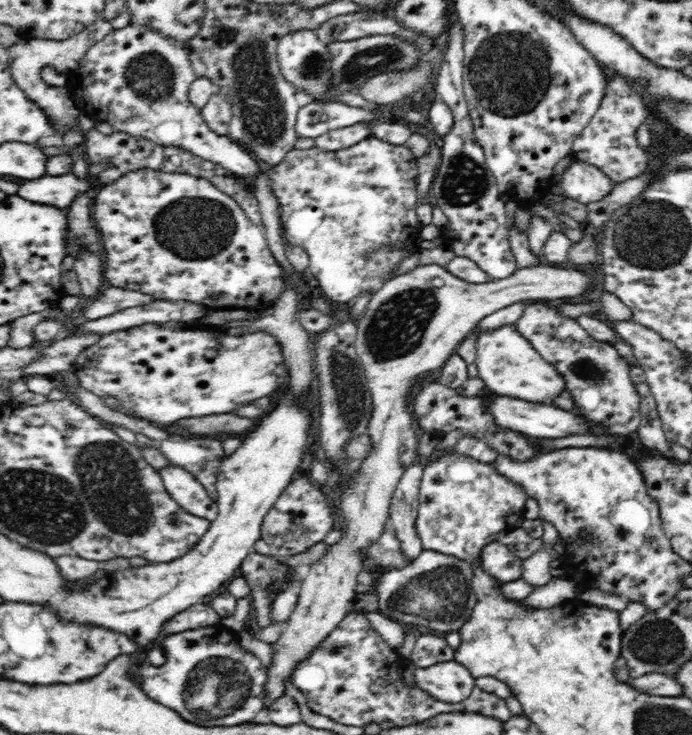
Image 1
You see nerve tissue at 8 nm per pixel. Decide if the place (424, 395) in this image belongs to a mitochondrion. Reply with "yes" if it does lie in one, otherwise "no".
no

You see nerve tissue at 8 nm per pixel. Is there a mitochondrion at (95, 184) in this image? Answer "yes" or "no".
no

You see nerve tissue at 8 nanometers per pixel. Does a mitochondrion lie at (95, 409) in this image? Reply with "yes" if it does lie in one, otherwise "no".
no

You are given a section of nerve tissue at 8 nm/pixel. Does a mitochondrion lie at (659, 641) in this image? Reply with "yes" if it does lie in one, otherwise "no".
yes

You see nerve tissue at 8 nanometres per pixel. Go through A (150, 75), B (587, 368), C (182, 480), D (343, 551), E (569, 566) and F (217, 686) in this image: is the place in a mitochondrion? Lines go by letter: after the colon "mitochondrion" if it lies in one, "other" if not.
A: mitochondrion
B: mitochondrion
C: other
D: other
E: other
F: mitochondrion

